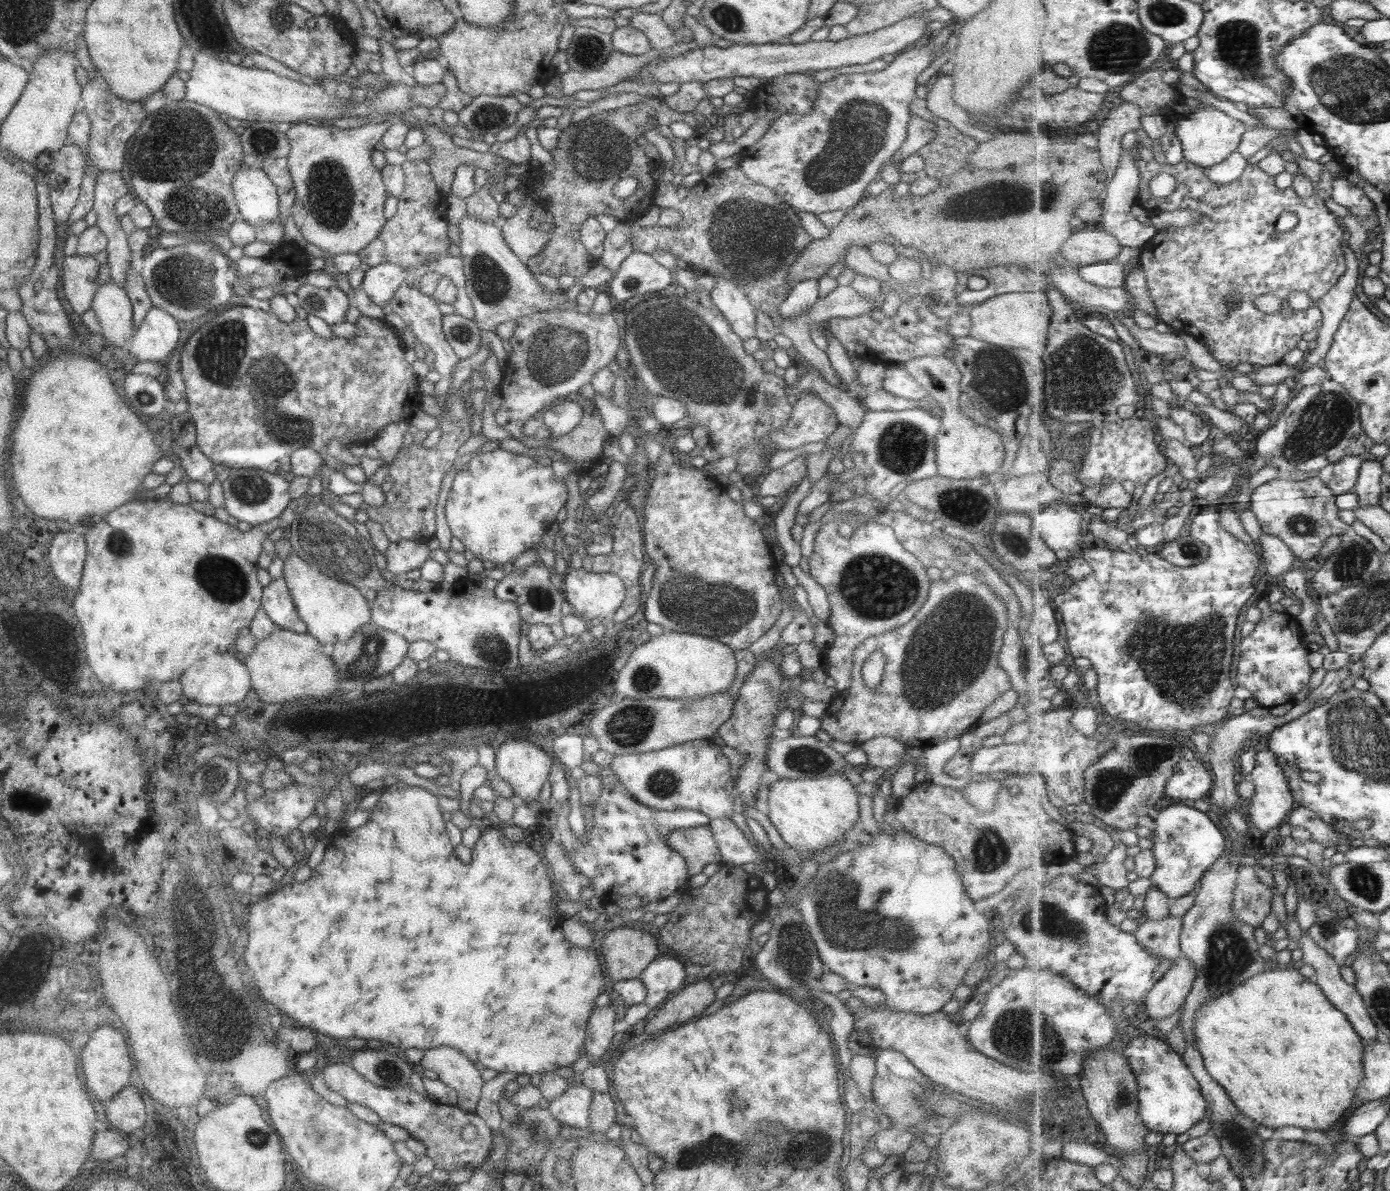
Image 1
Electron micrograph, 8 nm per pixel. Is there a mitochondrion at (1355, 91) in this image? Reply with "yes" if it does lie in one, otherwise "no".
yes

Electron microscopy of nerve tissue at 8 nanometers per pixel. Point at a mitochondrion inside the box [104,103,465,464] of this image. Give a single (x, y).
(176, 150)

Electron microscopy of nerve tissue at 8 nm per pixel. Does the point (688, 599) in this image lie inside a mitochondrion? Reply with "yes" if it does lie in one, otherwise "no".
yes

